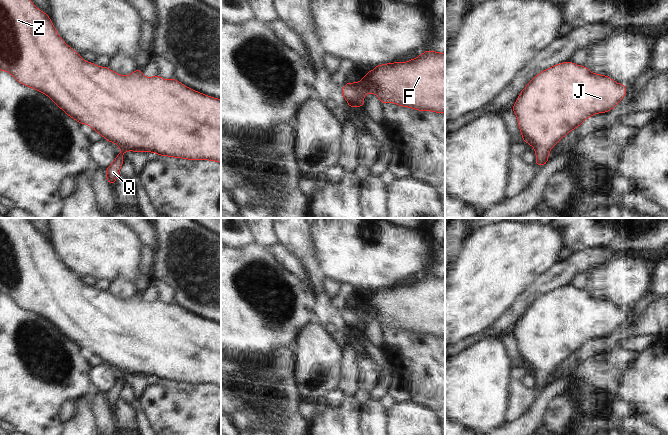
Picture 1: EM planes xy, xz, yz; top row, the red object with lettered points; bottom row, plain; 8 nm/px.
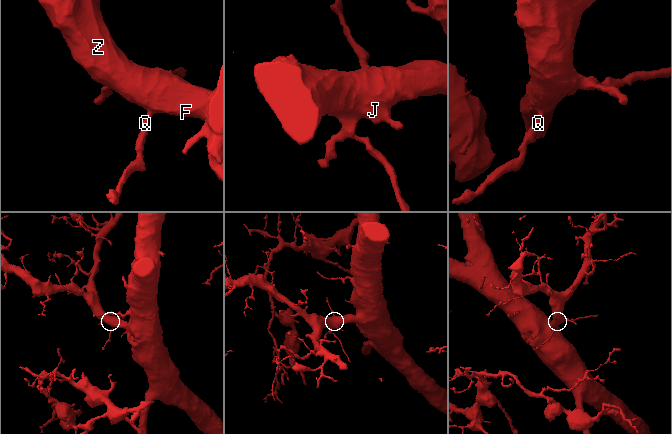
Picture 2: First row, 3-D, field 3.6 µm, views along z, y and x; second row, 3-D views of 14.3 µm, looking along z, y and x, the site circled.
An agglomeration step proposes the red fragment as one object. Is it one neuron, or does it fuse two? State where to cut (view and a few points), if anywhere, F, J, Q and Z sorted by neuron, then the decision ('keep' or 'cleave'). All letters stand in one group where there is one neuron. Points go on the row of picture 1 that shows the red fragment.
cut none; groups F J Q Z; keep

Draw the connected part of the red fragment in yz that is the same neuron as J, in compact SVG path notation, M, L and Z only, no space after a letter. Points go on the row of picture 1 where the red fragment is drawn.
M564 62L548 68L535 76L522 90L512 110L518 118L522 139L536 150L535 165L543 166L548 162L550 149L571 130L577 128L589 116L609 112L625 96L626 86L617 84L608 76L591 73L586 66Z

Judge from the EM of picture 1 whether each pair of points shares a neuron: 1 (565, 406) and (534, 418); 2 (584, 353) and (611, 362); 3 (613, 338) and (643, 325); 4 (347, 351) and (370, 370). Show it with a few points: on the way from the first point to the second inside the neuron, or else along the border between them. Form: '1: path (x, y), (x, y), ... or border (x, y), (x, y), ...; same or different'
1: border (559, 395), (548, 404), (544, 421), (541, 424); different
2: border (613, 348), (607, 352), (589, 356), (573, 370); different
3: path (620, 333), (636, 327); same
4: border (359, 354), (358, 384); different

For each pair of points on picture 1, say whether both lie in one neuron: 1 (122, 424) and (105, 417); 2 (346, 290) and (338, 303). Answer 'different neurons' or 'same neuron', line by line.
1: different neurons
2: same neuron

